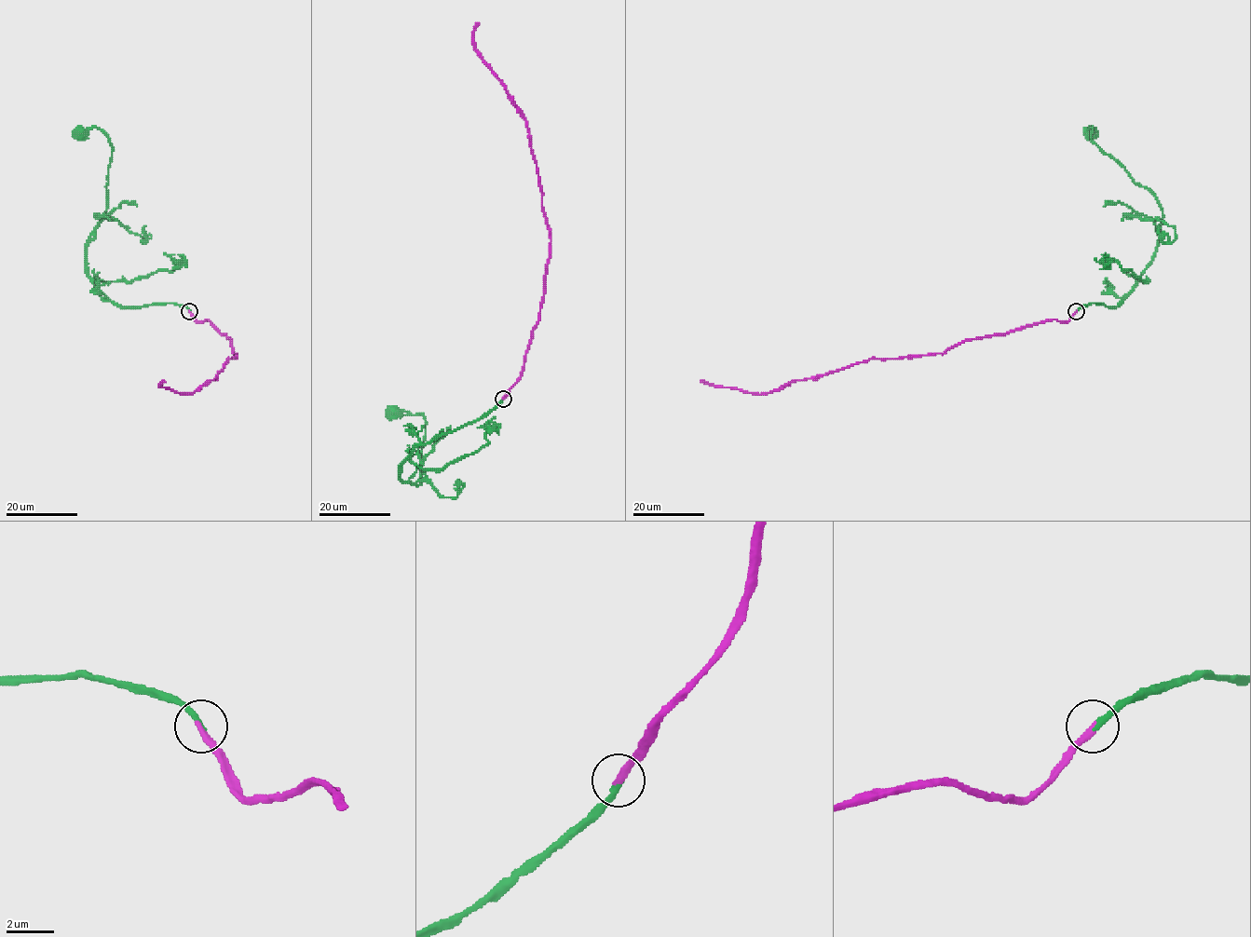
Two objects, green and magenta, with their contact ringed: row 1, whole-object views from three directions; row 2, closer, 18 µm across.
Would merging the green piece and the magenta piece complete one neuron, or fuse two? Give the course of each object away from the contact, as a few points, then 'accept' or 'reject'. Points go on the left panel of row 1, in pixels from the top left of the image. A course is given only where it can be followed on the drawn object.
green runs (189, 310), (167, 304), (120, 306), (92, 283), (86, 242), (105, 214), (112, 144), (95, 127), (78, 131); magenta runs (189, 310), (197, 321), (208, 319), (224, 334), (237, 355), (193, 393), (161, 387), (164, 380); accept

